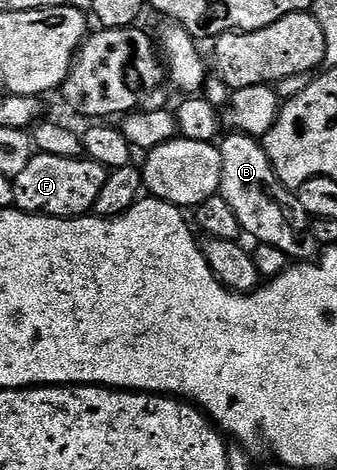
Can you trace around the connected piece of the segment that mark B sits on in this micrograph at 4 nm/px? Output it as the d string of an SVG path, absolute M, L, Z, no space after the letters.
M233 131L227 135L219 145L223 157L223 177L219 193L239 218L242 232L246 236L251 235L258 244L279 249L292 260L314 260L321 244L314 237L312 216L306 213L296 192L279 181L264 146L252 136L241 132Z

